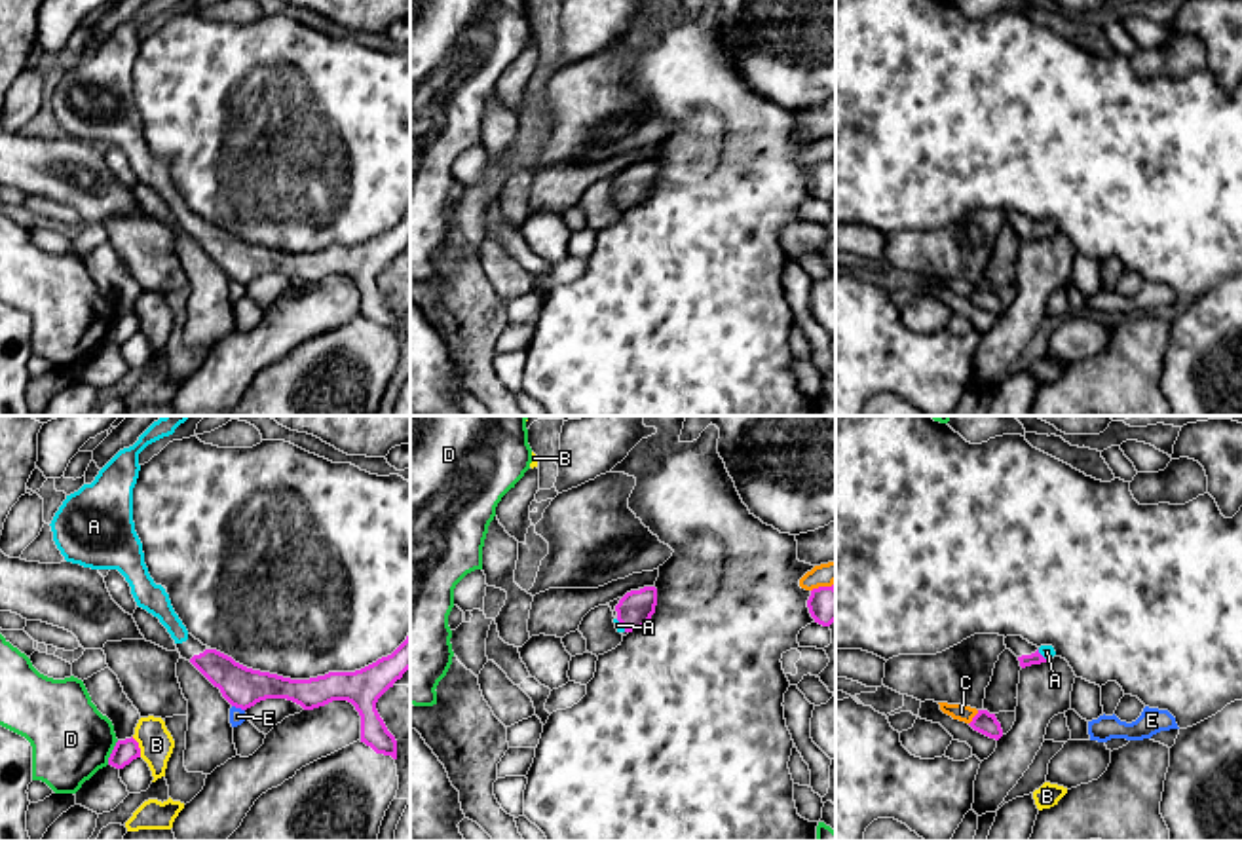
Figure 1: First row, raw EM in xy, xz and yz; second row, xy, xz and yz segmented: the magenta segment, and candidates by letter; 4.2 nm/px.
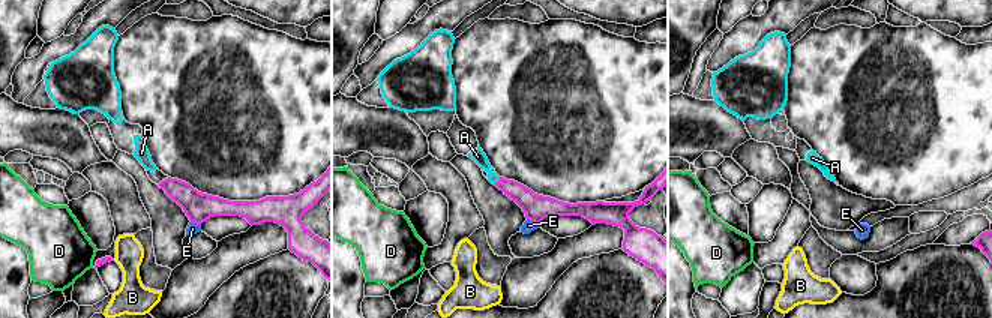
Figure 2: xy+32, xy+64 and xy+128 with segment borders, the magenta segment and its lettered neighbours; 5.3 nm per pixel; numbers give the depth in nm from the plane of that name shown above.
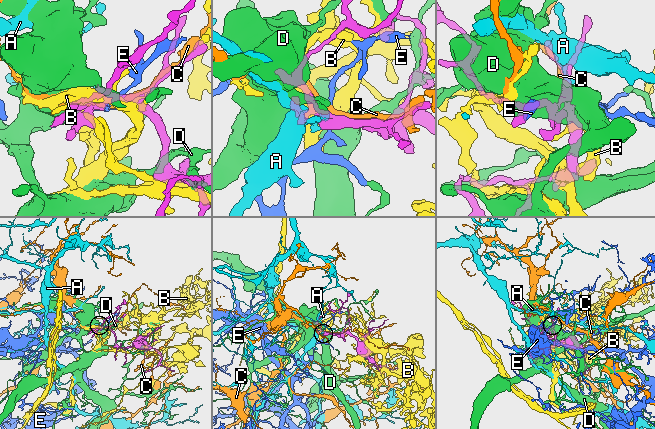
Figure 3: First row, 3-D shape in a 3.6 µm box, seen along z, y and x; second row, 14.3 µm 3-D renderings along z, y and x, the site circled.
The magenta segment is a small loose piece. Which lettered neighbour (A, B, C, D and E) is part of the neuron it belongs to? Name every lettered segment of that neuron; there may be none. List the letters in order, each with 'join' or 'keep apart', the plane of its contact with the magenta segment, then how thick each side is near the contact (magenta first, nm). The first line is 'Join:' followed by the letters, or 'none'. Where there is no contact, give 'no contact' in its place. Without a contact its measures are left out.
Join: A
A: join; meets magenta in xz; 150 nm thick on the magenta side, 30 nm on the other
B: keep apart; meets magenta in xy; 100 nm thick on the magenta side, 150 nm on the other
C: keep apart; meets magenta in yz; 90 nm thick on the magenta side, 70 nm on the other
D: keep apart; meets magenta in xy; 100 nm thick on the magenta side, 340 nm on the other
E: keep apart; meets magenta in xy; 170 nm thick on the magenta side, 70 nm on the other

